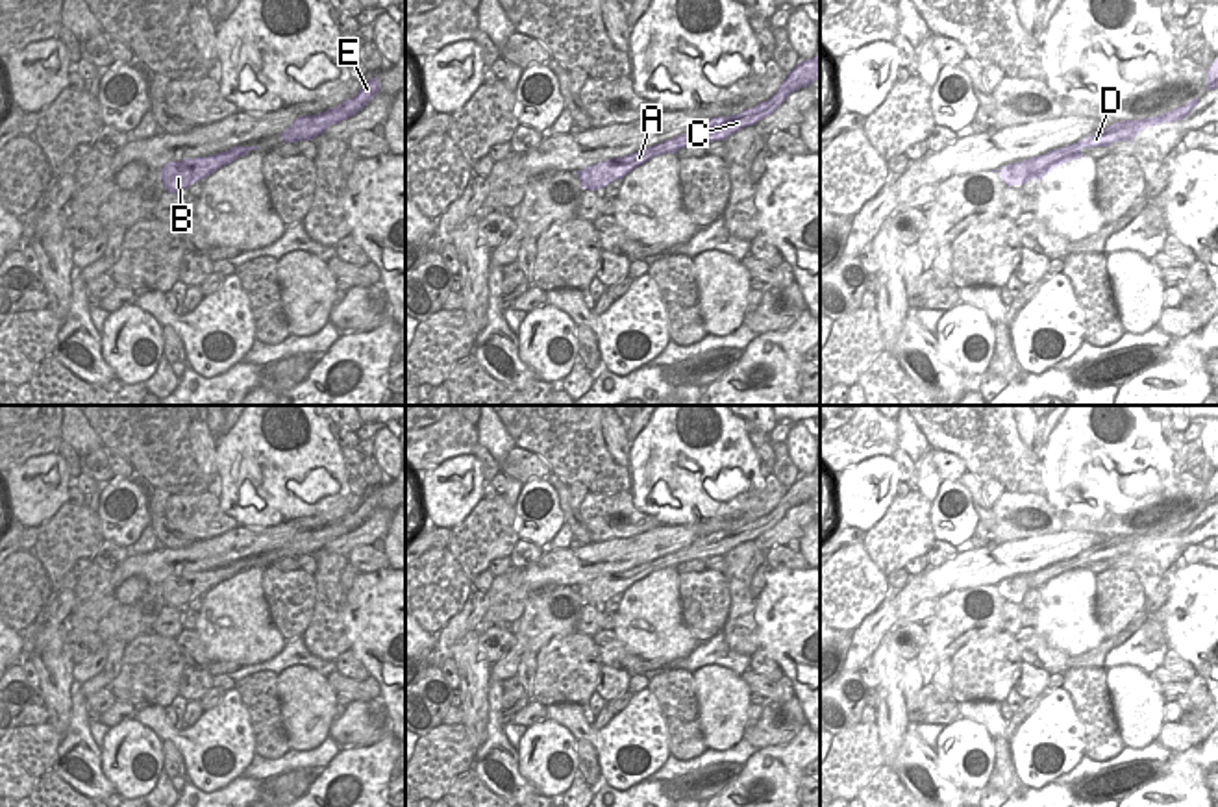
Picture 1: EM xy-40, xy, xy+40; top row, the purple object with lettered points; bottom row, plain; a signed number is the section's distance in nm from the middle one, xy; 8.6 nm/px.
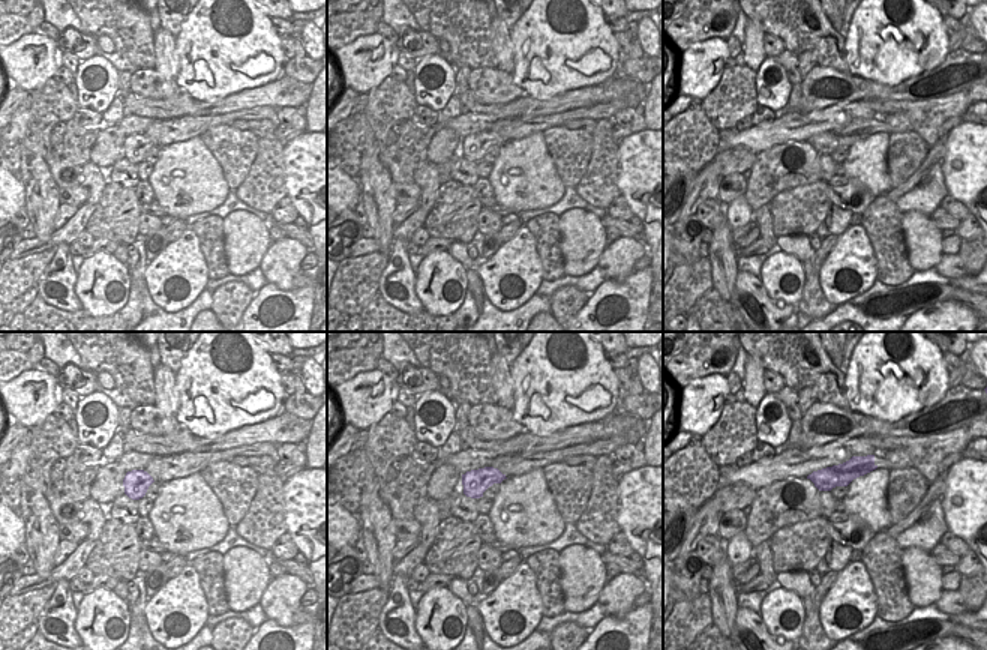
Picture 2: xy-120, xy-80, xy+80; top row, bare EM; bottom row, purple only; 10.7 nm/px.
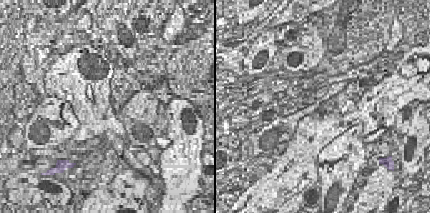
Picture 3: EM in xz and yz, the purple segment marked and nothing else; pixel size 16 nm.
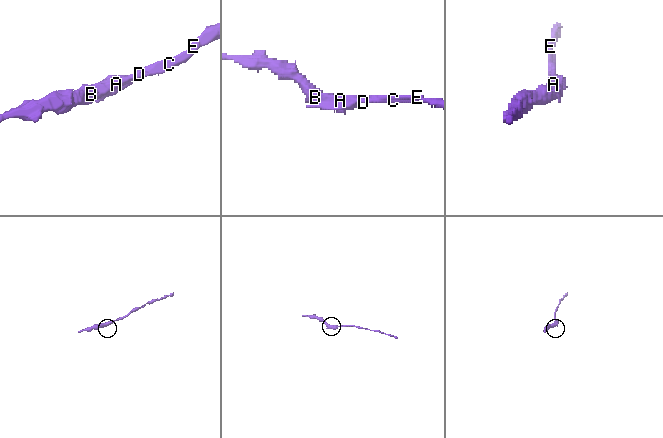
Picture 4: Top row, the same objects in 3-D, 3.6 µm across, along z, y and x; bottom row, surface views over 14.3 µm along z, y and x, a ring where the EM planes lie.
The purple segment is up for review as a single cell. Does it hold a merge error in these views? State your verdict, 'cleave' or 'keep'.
keep

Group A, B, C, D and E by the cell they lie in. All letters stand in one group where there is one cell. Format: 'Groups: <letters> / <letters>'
Groups: A B C D E

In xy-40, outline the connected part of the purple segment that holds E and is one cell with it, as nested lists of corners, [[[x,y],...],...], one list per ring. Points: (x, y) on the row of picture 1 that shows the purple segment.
[[[372,78],[363,83],[363,87],[354,98],[348,98],[324,113],[296,118],[292,126],[287,128],[278,137],[281,137],[283,143],[311,141],[322,135],[329,126],[359,113],[378,94],[378,91],[379,81],[378,78]]]

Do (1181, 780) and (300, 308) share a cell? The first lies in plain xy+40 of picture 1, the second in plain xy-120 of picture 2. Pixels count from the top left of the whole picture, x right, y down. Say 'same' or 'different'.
same

